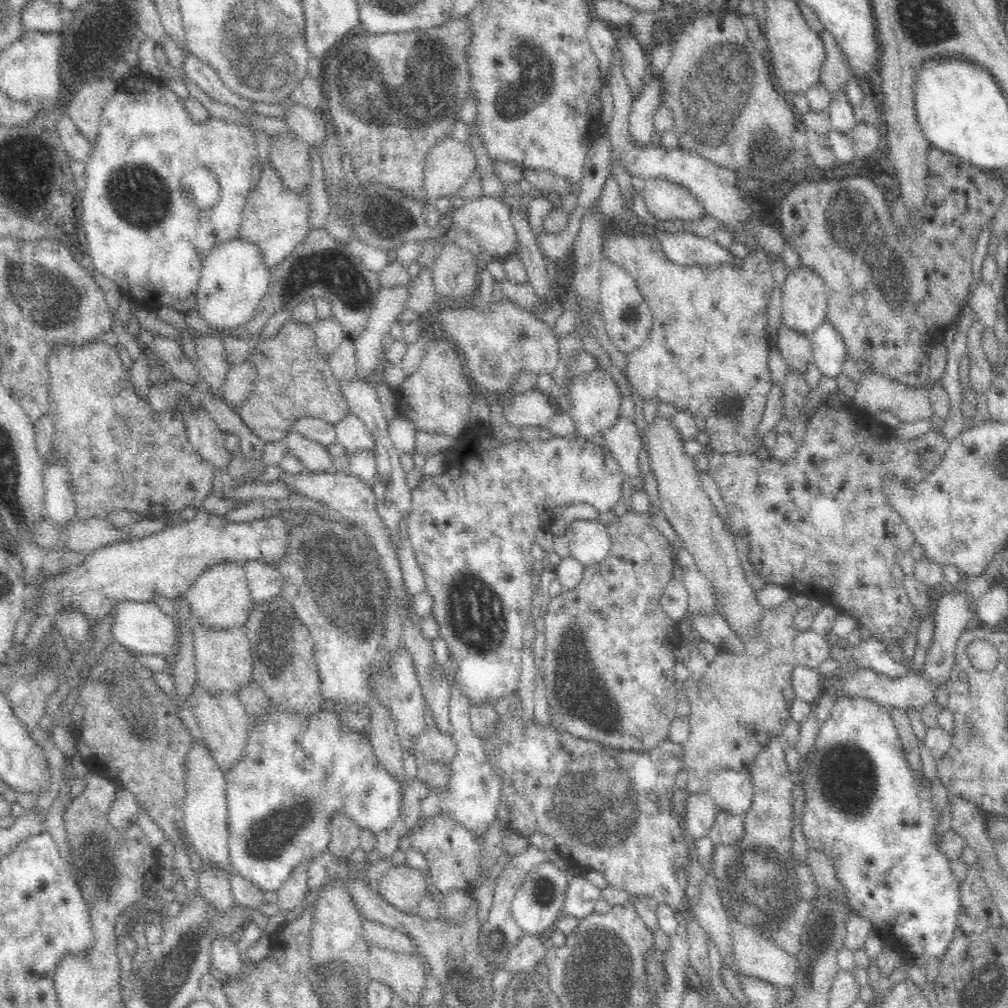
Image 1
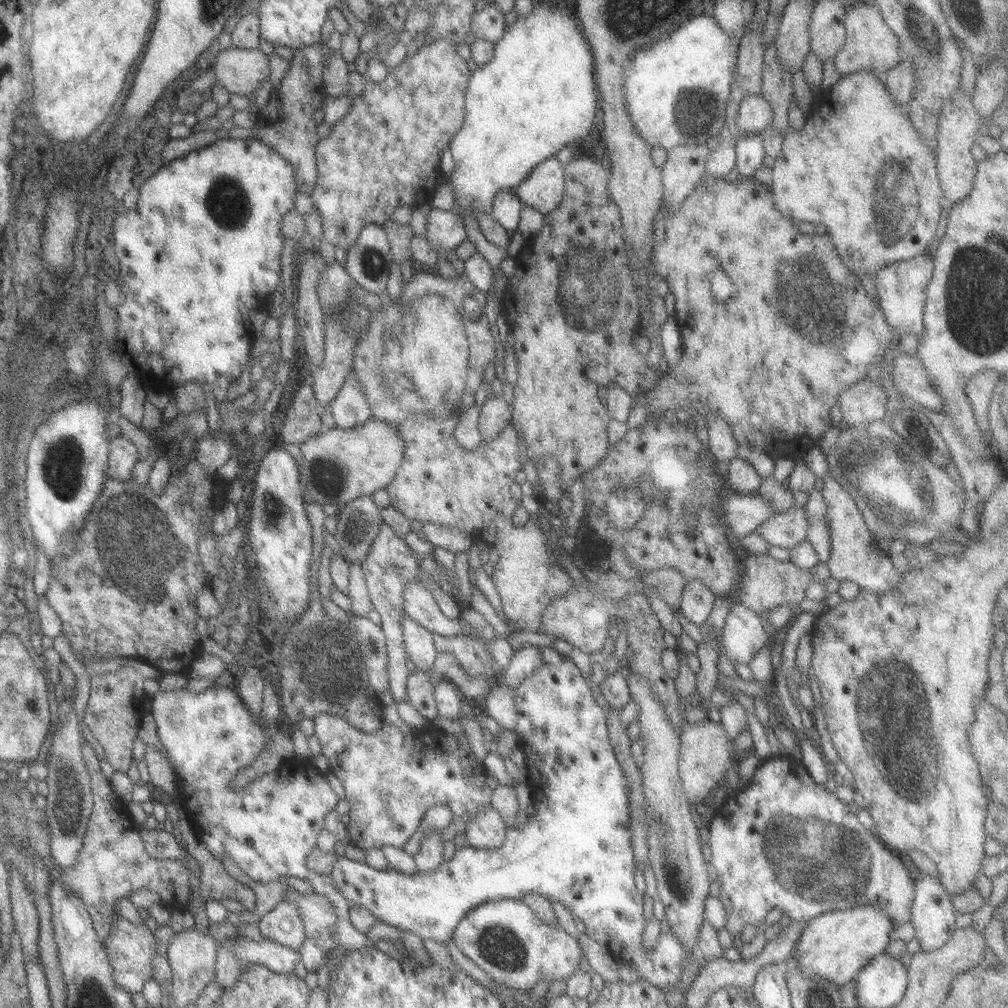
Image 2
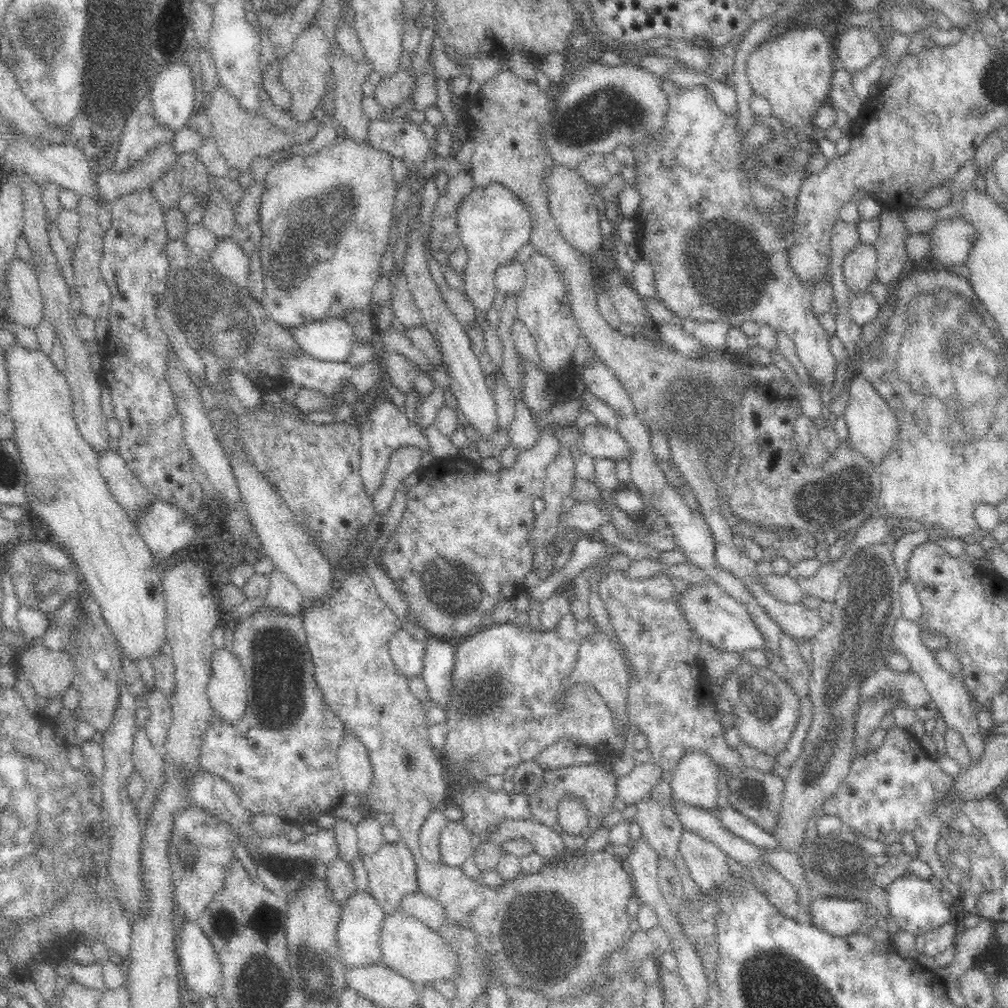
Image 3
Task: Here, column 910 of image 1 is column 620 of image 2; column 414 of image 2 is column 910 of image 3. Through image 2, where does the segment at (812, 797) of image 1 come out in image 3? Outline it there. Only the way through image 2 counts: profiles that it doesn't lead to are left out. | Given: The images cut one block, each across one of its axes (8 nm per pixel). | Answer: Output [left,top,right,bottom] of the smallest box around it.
[888,874,961,938]

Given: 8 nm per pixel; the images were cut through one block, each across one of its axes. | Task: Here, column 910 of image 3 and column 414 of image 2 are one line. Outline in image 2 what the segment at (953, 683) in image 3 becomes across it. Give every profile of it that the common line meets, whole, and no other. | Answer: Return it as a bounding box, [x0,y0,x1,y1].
[401,614,436,673]

